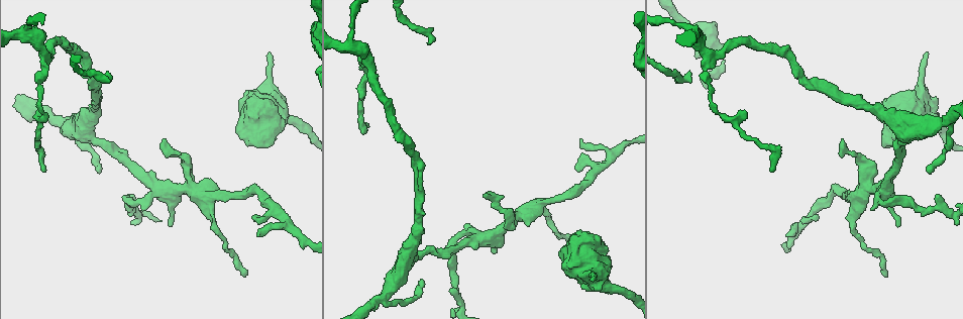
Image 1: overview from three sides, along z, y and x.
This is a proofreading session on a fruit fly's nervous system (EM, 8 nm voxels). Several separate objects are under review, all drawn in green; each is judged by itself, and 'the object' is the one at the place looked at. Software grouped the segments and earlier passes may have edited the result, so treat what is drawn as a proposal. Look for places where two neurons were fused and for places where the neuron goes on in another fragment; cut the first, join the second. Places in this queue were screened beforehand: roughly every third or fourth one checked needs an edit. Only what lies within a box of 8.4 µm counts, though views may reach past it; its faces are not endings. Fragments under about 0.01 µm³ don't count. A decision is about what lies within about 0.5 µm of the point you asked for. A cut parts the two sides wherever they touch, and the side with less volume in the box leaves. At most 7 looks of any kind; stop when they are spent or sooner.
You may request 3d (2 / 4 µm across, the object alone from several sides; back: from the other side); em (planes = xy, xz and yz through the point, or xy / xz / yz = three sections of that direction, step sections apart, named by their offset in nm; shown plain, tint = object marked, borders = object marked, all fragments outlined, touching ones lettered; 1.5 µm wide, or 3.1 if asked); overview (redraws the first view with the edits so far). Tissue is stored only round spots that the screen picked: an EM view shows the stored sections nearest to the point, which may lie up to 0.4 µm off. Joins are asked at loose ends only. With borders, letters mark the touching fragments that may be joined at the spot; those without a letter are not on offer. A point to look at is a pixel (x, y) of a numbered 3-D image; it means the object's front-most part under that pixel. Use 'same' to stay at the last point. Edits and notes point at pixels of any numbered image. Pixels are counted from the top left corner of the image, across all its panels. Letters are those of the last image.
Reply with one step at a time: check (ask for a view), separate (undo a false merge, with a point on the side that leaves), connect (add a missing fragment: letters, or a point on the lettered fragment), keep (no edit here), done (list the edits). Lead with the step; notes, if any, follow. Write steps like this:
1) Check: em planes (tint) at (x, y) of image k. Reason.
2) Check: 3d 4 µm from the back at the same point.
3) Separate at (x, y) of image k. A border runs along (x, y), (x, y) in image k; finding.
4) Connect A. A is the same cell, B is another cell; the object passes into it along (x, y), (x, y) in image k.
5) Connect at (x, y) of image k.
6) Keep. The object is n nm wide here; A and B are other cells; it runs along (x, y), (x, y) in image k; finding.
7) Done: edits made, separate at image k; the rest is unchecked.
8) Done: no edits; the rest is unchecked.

Check: em xy step 8 (tint) at (46, 60) of image 1. Three-way junction.

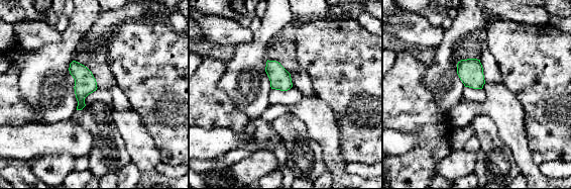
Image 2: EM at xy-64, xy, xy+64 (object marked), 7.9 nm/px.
Check: em planes (borders) at the same point.

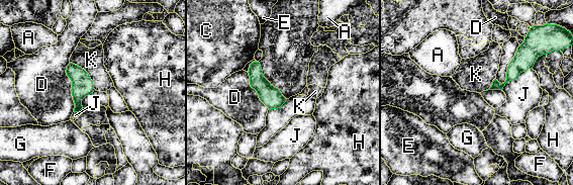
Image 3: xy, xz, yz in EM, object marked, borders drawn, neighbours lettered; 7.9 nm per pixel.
Keep. The object is 160 nm wide here; A, C, D, E, F, G, H, J and K are other cells; a border runs along (69, 63), (74, 111) in image 3; continuous, no second neuron.

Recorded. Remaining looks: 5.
Check: em xz step 8 (tint) at (925, 53) of image 1. Thin end.

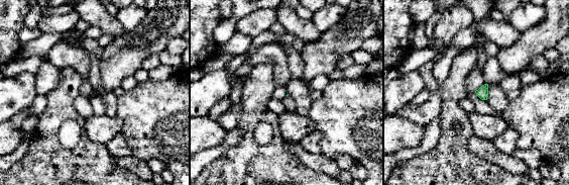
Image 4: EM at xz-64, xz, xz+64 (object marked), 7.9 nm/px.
Check: em planes (borders) at the same point.

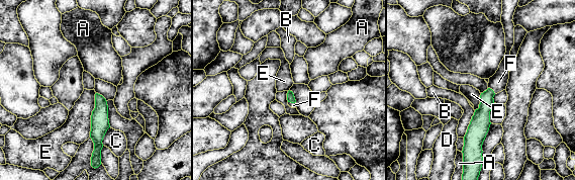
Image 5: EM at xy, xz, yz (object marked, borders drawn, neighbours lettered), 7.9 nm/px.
Connect F. F is the same cell, A, B, C, D and E are other cells; it goes on there.

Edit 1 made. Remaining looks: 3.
Check: overview. See it whole again.

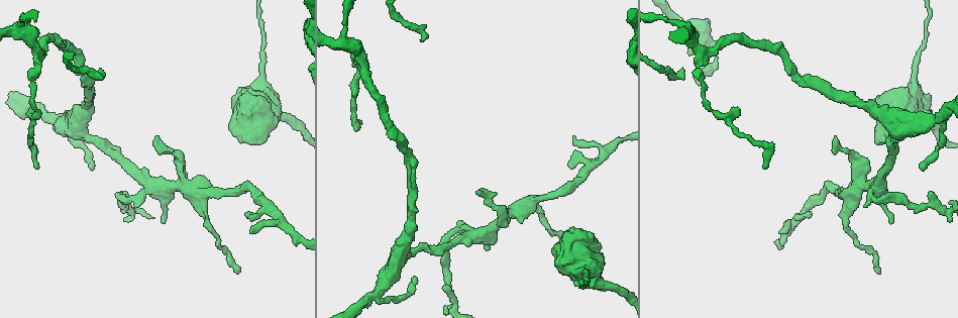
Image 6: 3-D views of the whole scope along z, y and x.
Check: em xy step 4 (plain) at (849, 150) of image 6. Thin neck.

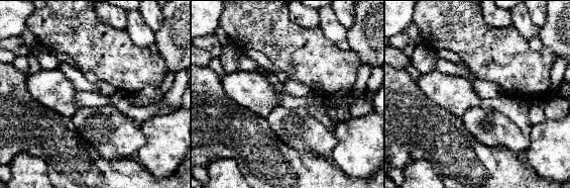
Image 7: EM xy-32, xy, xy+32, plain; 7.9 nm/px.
Check: em xy step 4 (borders) at the same point.

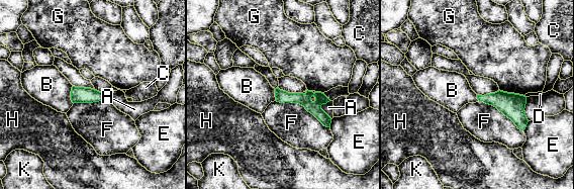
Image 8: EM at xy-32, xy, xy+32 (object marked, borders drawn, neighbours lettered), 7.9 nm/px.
Keep. A, B, C, D, E, F, G, H and K are other cells; a border runs along (72, 86), (71, 101), (73, 103) in image 8; continuous, no second neuron.

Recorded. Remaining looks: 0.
Done: edits made, connect at image 5; the rest is unchecked.

